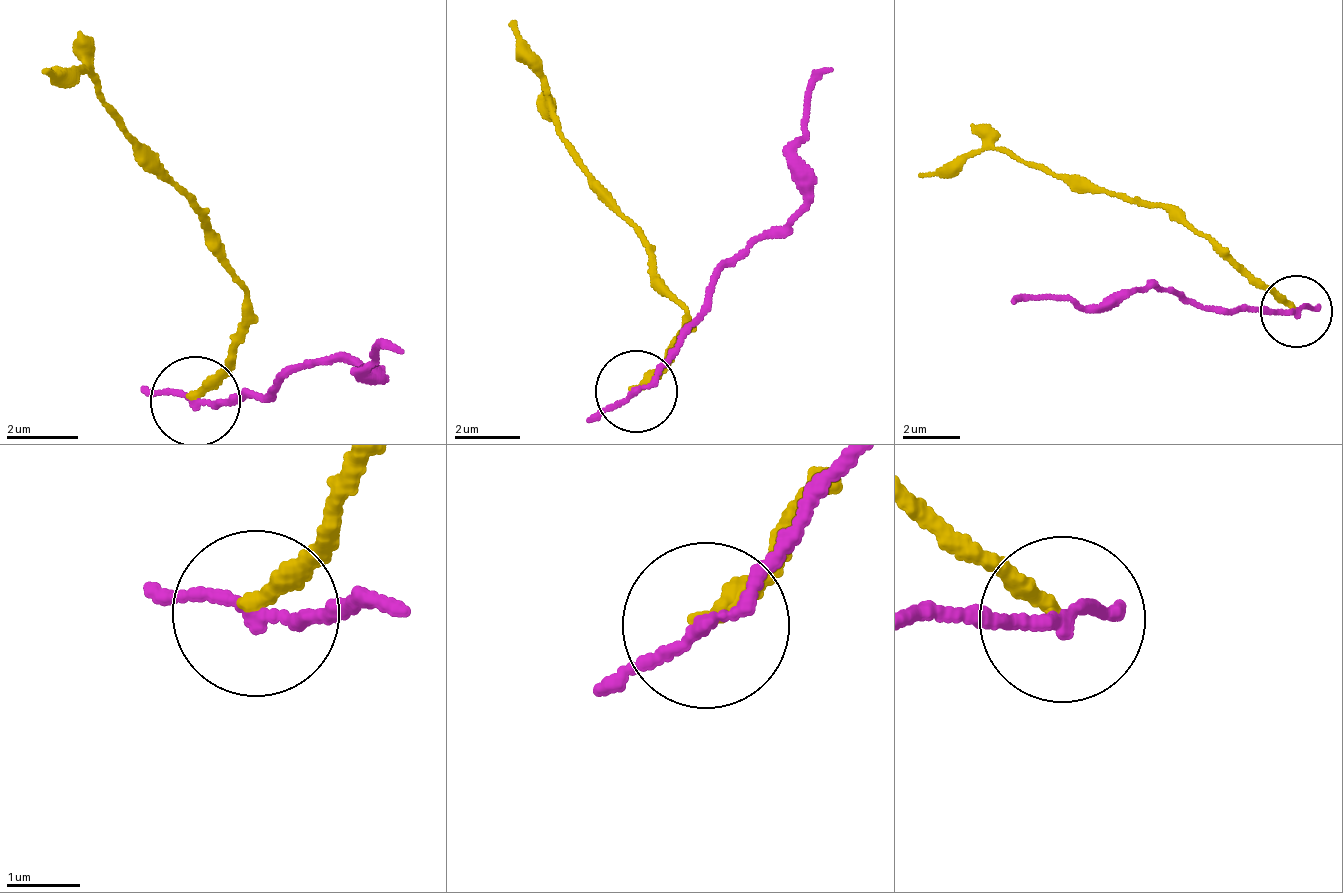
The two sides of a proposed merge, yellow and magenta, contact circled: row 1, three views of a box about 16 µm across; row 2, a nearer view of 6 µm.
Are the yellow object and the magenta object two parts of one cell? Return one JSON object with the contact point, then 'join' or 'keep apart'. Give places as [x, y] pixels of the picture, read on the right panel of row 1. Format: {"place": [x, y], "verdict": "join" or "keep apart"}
{"place": [1296, 311], "verdict": "keep apart"}

